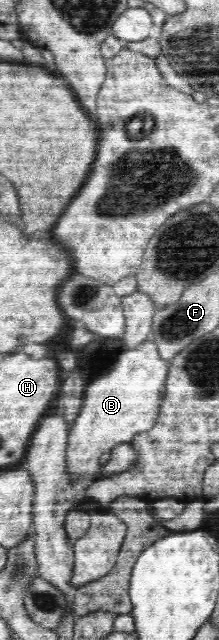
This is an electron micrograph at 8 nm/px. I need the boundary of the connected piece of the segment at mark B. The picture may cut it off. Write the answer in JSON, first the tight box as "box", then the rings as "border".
{"box":[66,340,168,478],"border":[[[146,340],[134,349],[120,350],[120,356],[110,366],[112,372],[92,380],[86,386],[82,408],[69,428],[66,468],[71,478],[96,476],[101,465],[98,460],[102,454],[122,443],[131,443],[132,438],[146,428],[152,428],[160,408],[160,398],[164,388],[164,378],[168,372],[167,359],[159,355],[159,346],[155,340]]]}

